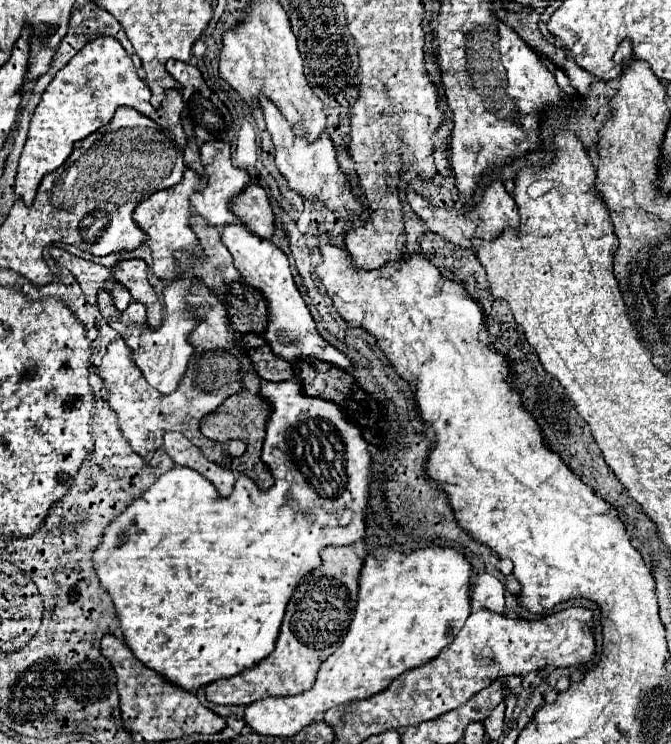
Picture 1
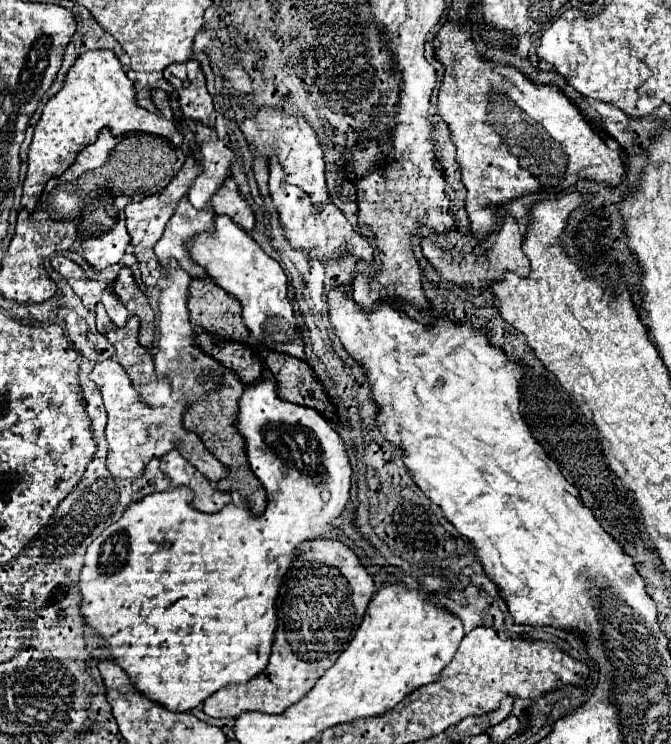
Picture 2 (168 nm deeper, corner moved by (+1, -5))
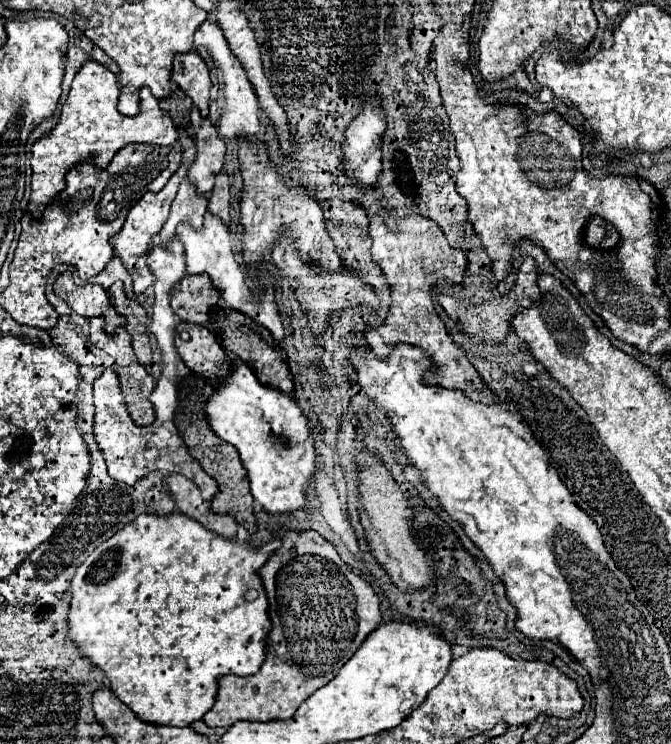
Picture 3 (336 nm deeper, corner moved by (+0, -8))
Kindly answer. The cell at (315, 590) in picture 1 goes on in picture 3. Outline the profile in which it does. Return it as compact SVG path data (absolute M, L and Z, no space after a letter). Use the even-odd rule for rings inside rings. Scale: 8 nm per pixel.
M301 531L281 533L283 547L277 549L269 561L261 567L261 579L269 599L269 617L273 621L269 641L267 641L267 657L261 665L259 673L251 677L225 675L219 679L219 691L215 705L211 711L203 715L203 721L209 727L231 727L235 721L273 721L273 719L289 719L297 707L319 687L327 685L341 665L357 651L363 639L381 623L379 597L373 587L359 575L355 575L339 557L337 549L323 539L317 531Z

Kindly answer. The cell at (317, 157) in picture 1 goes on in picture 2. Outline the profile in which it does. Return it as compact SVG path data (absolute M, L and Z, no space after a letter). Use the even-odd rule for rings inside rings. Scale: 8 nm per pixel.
M270 158L270 196L272 196L272 202L280 216L284 238L290 242L292 248L302 250L304 254L308 254L310 258L316 258L320 262L338 260L338 258L342 258L342 254L350 254L356 260L374 264L370 238L360 236L332 202L326 204L322 212L318 212L316 206L310 202L308 194L304 194L304 190L284 182L284 172L282 172L282 166L278 164L278 158Z

